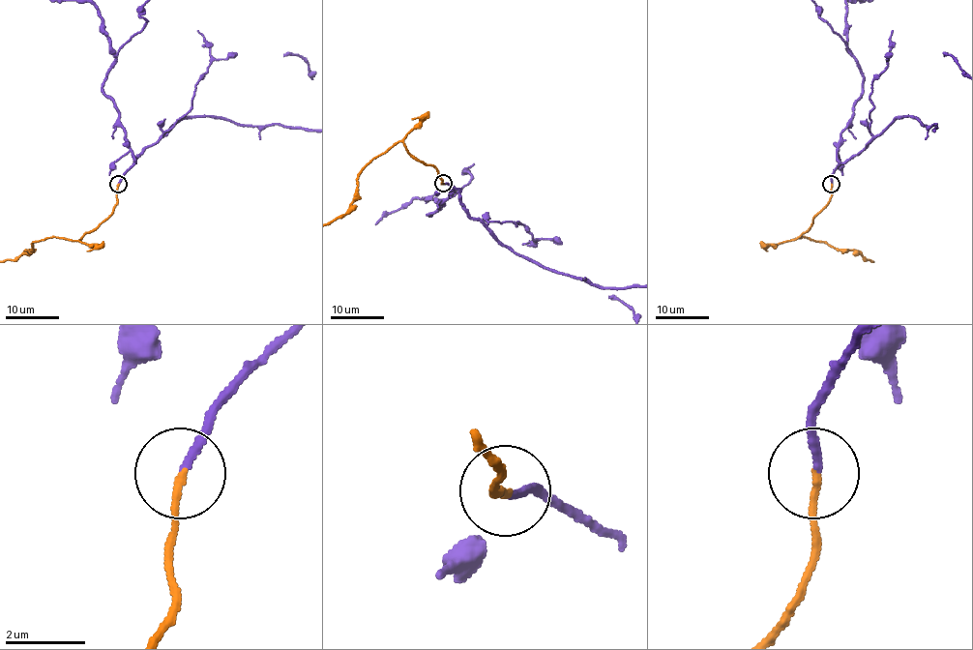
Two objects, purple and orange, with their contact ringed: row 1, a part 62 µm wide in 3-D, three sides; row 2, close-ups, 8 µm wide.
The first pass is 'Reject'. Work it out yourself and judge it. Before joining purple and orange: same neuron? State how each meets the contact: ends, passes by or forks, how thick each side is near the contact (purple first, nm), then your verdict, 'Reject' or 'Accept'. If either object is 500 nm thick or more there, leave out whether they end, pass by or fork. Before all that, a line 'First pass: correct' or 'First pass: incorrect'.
First pass: incorrect
At the ring purple ends. At the ring orange ends. Thickness 170 nm (purple) against 170 nm. Accept

